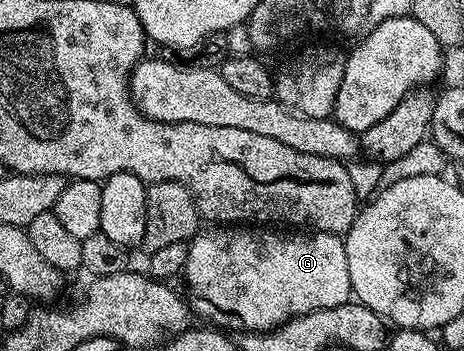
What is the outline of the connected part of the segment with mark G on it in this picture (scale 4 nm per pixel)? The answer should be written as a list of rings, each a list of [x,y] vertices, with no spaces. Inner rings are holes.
[[[216,225],[207,231],[201,230],[192,236],[188,243],[188,256],[186,265],[182,272],[182,279],[188,282],[186,299],[191,310],[197,316],[209,319],[209,324],[220,329],[227,329],[229,332],[243,333],[245,331],[272,331],[275,327],[282,326],[286,321],[290,321],[299,315],[305,315],[318,309],[330,309],[334,305],[342,305],[349,302],[354,295],[354,280],[350,277],[350,265],[346,265],[346,249],[344,240],[340,235],[331,235],[329,231],[309,230],[307,233],[292,233],[296,235],[283,235],[280,229],[257,229],[252,225]]]

